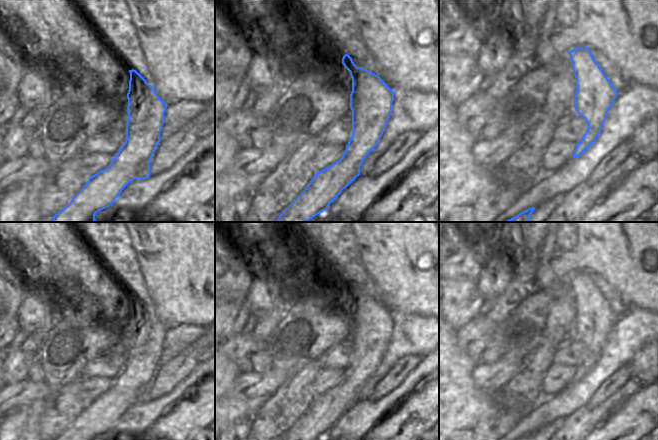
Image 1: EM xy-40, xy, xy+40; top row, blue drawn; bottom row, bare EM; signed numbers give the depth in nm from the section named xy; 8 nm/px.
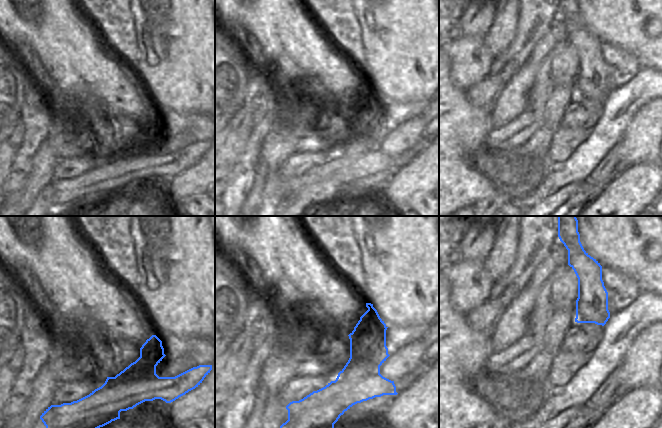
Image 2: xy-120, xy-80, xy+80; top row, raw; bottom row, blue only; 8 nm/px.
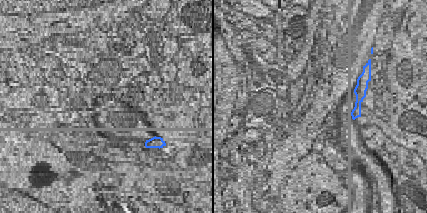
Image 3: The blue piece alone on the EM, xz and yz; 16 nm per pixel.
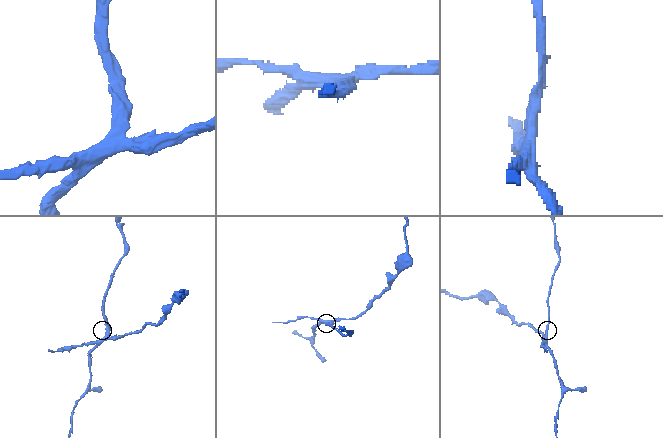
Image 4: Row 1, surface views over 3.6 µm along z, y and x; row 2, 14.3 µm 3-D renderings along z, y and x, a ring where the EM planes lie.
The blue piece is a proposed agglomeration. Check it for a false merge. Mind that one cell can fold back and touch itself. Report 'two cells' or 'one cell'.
two cells

